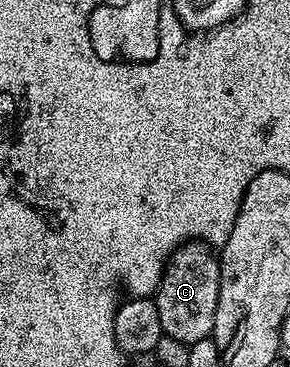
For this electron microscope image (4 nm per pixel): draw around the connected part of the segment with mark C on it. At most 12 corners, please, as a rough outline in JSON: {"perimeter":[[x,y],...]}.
{"perimeter":[[178,246],[154,294],[164,335],[212,337],[220,259]]}

